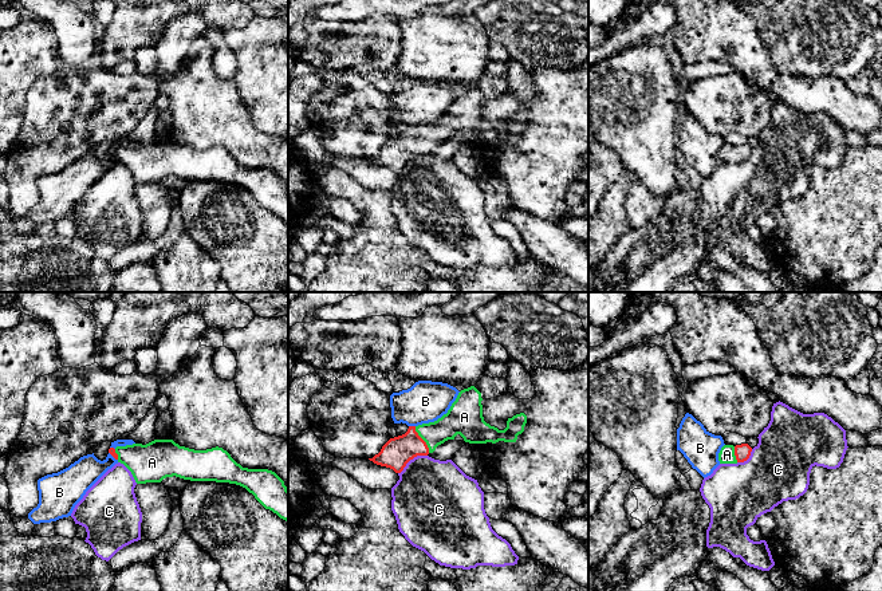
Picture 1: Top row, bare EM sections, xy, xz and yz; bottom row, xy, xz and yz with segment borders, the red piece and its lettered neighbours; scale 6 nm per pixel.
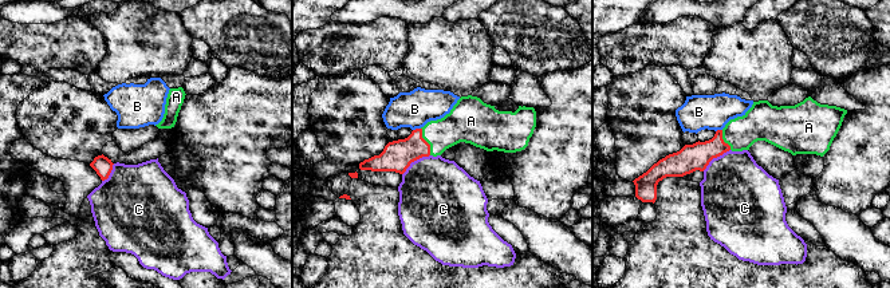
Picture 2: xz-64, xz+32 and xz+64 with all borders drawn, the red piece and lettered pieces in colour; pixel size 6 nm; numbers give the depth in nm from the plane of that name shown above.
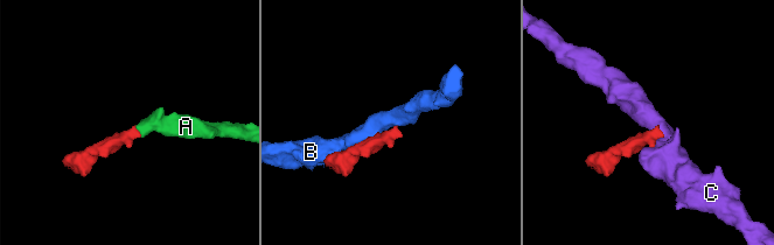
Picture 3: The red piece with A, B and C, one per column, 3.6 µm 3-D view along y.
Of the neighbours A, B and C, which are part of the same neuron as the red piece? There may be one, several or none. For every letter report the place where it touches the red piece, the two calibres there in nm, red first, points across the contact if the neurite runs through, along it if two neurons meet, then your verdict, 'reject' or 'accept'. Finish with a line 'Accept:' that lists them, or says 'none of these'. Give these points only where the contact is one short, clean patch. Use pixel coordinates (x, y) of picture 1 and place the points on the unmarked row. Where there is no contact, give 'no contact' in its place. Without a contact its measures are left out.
A: meets red in xz at (422, 140); 180 nm thick on the red side, 170 nm on the other; runs through xz (397, 152), (422, 140), (459, 119); accept
B: meets red in xz at (412, 126); 180 nm thick on the red side, 240 nm on the other; reject
C: meets red in xz at (412, 158); 180 nm thick on the red side, 420 nm on the other; border along xz (426, 154), (413, 157), (398, 173); reject
Accept: A

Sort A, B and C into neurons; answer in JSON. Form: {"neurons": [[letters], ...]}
{"neurons": [["A"], ["B"], ["C"]]}

